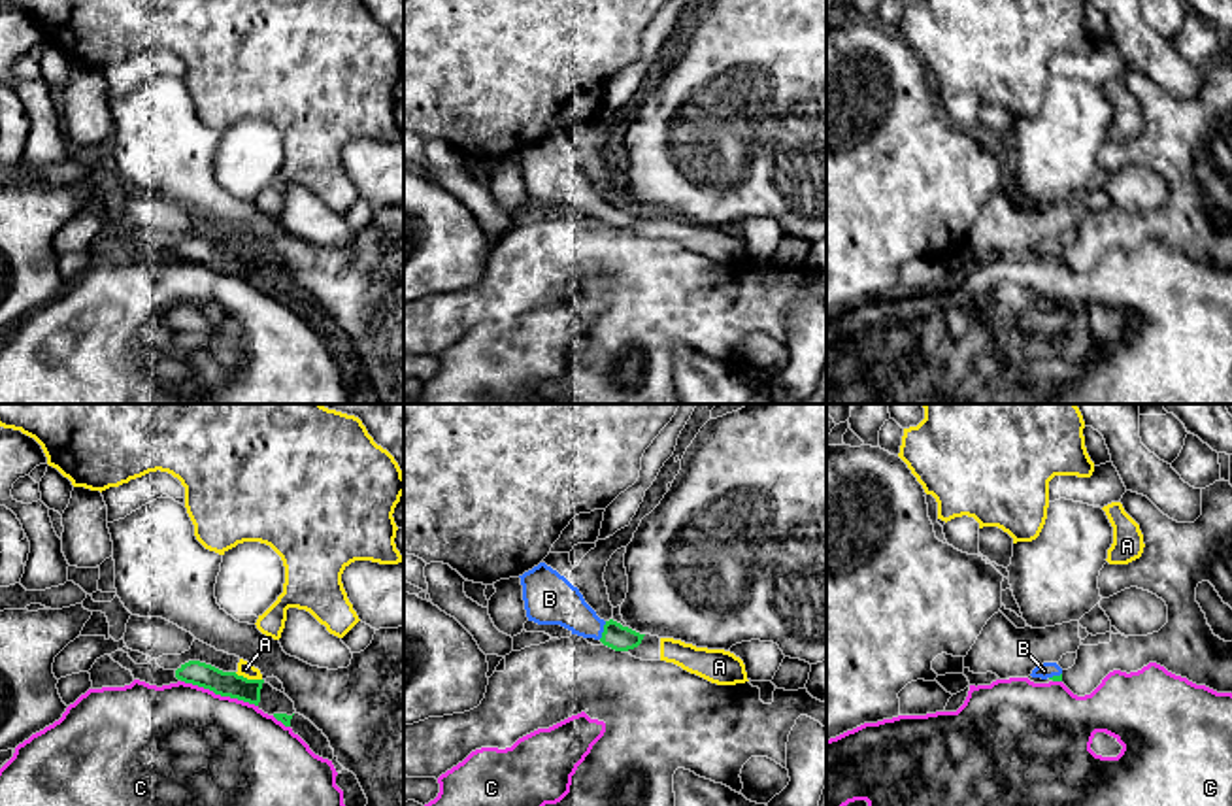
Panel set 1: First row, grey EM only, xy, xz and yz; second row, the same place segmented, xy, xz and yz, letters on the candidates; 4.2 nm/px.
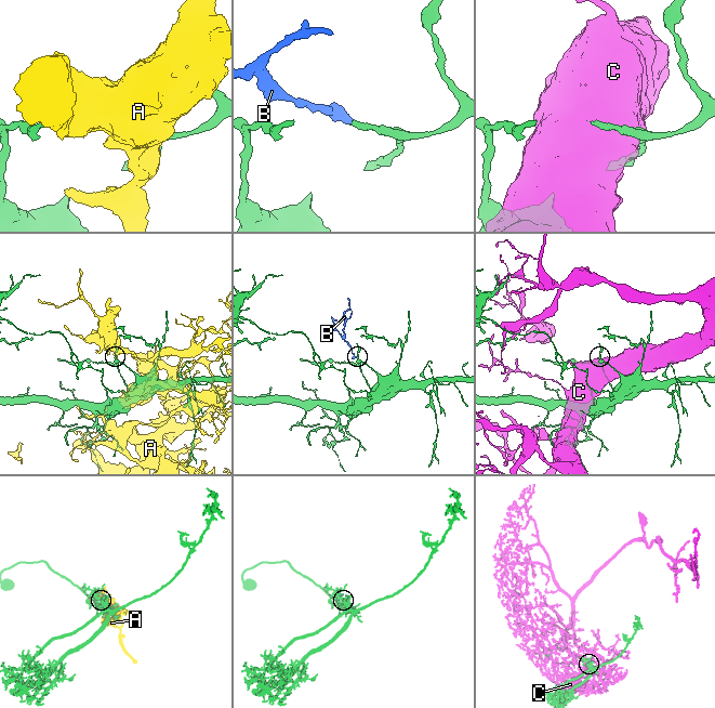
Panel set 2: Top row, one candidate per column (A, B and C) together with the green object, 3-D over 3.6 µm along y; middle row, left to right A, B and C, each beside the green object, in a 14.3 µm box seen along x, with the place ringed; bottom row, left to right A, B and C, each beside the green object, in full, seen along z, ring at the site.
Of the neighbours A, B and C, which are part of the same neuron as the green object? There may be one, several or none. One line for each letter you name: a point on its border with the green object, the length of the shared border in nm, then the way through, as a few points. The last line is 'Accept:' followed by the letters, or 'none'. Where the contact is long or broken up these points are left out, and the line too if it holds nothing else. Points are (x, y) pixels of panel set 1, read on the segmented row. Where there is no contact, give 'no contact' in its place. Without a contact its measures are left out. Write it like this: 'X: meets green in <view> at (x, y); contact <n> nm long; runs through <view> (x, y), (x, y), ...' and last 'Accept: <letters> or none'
B: meets green in xz at (604, 631); contact 90 nm long
Accept: B

